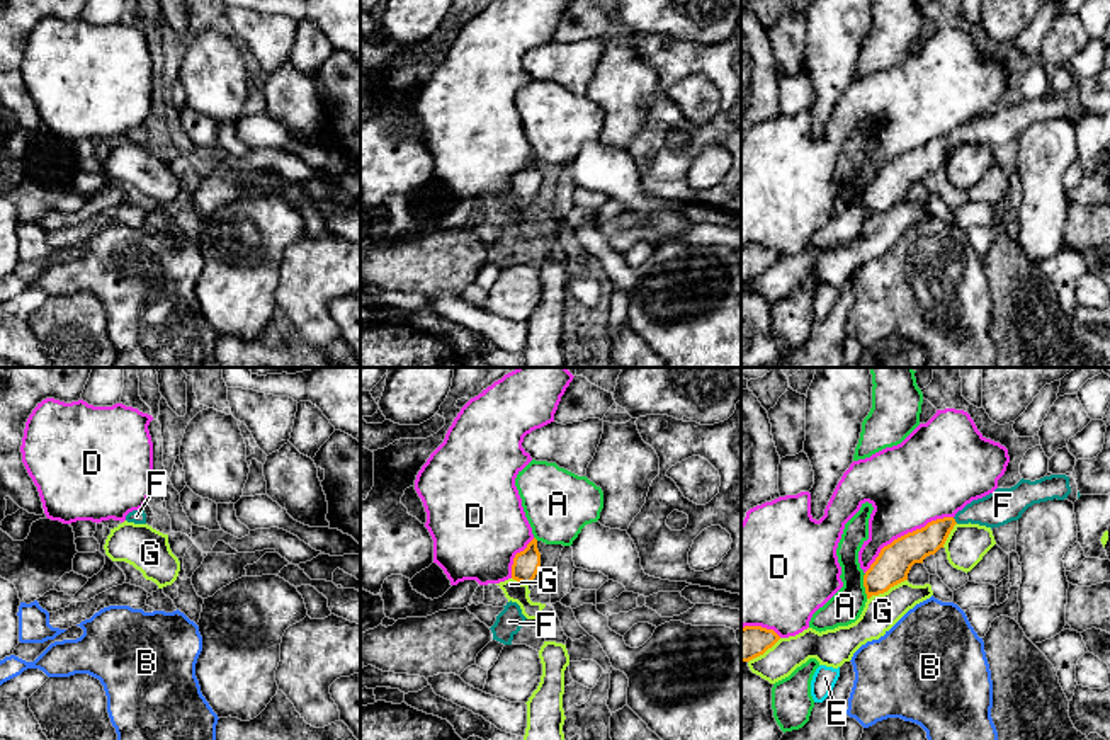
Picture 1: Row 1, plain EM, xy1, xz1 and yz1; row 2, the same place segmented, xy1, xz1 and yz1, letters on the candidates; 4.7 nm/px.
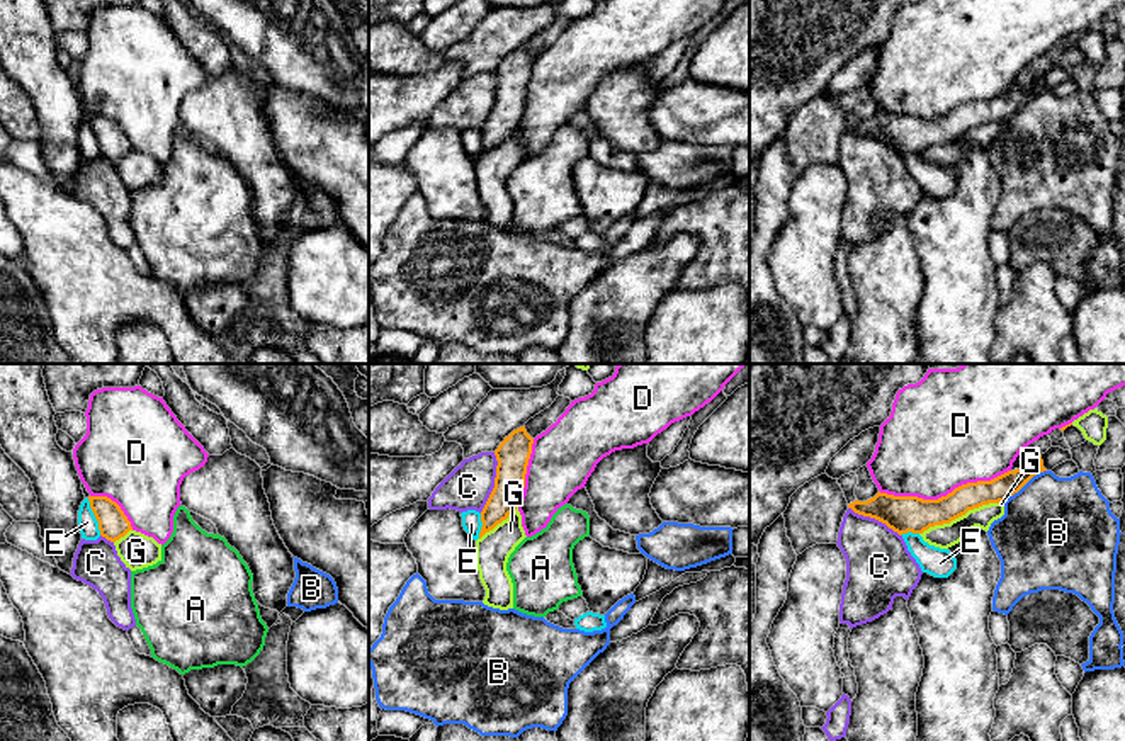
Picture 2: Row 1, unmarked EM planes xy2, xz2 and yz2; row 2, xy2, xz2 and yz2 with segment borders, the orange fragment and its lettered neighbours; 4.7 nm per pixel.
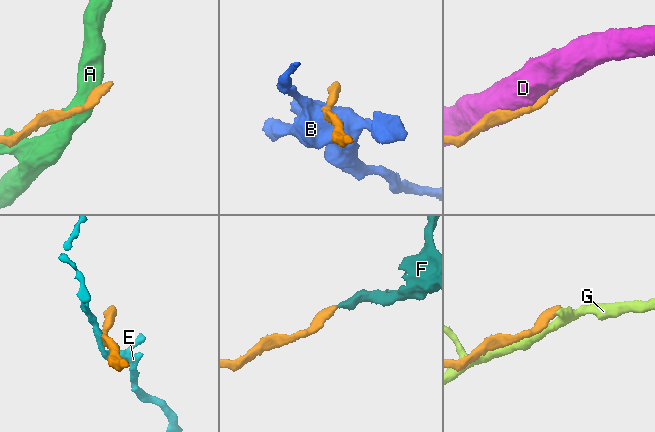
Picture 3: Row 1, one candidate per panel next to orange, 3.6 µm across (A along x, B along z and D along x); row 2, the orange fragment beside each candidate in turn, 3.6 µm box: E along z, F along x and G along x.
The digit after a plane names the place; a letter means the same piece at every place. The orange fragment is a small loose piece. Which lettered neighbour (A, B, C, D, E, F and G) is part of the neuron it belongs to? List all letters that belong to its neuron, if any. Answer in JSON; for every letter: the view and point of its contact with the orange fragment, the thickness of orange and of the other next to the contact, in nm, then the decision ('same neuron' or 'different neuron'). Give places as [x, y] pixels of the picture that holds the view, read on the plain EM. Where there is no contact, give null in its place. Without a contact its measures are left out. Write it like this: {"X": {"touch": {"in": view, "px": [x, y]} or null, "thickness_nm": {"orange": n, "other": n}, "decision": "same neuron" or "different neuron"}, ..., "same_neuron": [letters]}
{"A": {"touch": {"in": "yz1", "px": [864, 204]}, "thickness_nm": {"orange": 170, "other": 160}, "decision": "different neuron"}, "B": {"touch": {"in": "yz2", "px": [1025, 102]}, "thickness_nm": {"orange": 120, "other": 480}, "decision": "different neuron"}, "C": {"touch": {"in": "xz2", "px": [495, 102]}, "thickness_nm": {"orange": 160, "other": 220}, "decision": "different neuron"}, "D": {"touch": {"in": "yz2", "px": [944, 116]}, "thickness_nm": {"orange": 180, "other": 460}, "decision": "different neuron"}, "E": {"touch": {"in": "xy2", "px": [96, 136]}, "thickness_nm": {"orange": 140, "other": 100}, "decision": "different neuron"}, "F": {"touch": {"in": "yz1", "px": [954, 140]}, "thickness_nm": {"orange": 150, "other": 160}, "decision": "same neuron"}, "G": {"touch": {"in": "yz2", "px": [961, 135]}, "thickness_nm": {"orange": 180, "other": 120}, "decision": "different neuron"}, "same_neuron": ["F"]}

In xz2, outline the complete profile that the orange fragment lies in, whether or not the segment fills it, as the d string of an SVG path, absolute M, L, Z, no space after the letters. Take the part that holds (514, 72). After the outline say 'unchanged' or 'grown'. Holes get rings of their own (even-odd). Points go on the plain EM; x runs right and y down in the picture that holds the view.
M525 46L513 49L495 70L495 107L481 131L479 158L513 133L522 119L534 58Z; unchanged

